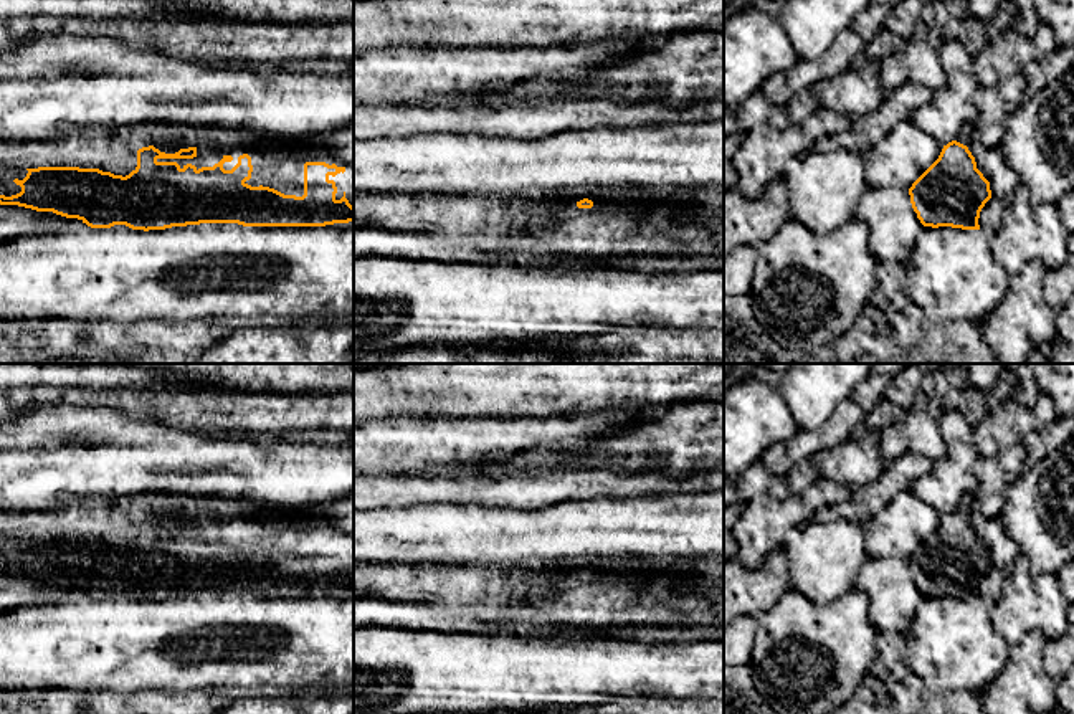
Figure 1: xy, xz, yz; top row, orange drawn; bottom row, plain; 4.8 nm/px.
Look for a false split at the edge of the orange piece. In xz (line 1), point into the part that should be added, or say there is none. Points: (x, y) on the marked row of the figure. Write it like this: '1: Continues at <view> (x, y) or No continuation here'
1: No continuation here

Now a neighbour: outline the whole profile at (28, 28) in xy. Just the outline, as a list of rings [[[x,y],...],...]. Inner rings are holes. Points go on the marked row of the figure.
[[[31,17],[0,20],[0,51],[8,50],[25,40],[48,36],[51,33],[53,26],[45,26],[41,21]]]

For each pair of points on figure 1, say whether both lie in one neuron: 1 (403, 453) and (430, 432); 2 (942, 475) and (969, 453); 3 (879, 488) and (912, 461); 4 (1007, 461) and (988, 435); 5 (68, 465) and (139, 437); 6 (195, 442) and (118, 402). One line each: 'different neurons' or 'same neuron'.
1: same neuron
2: same neuron
3: same neuron
4: different neurons
5: same neuron
6: different neurons

